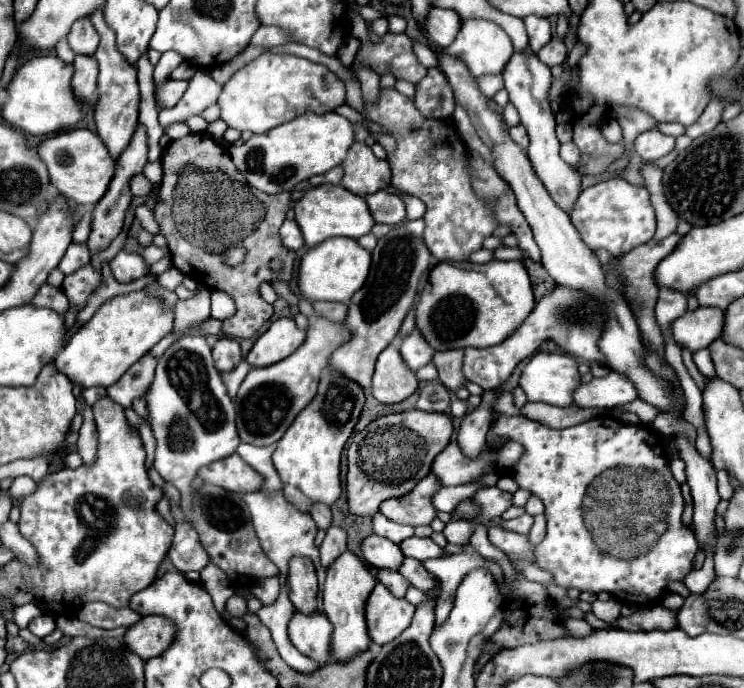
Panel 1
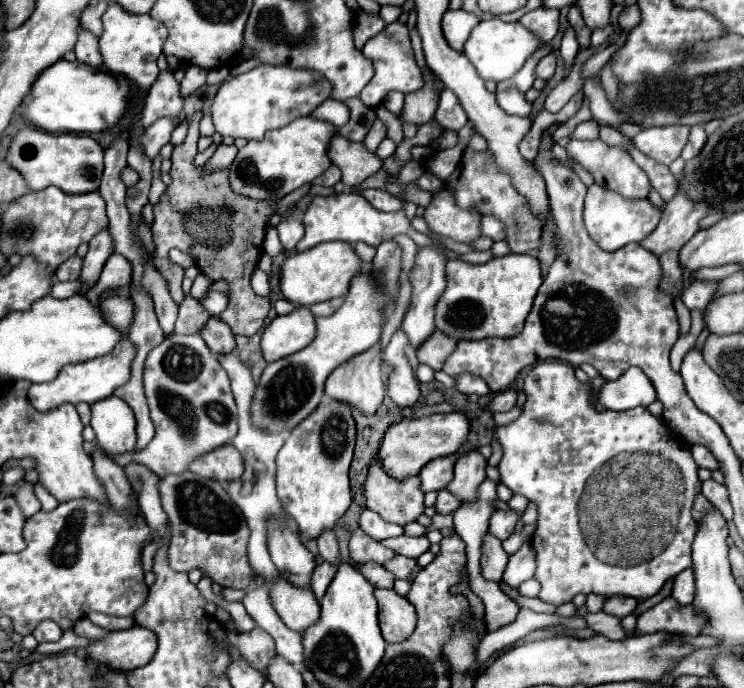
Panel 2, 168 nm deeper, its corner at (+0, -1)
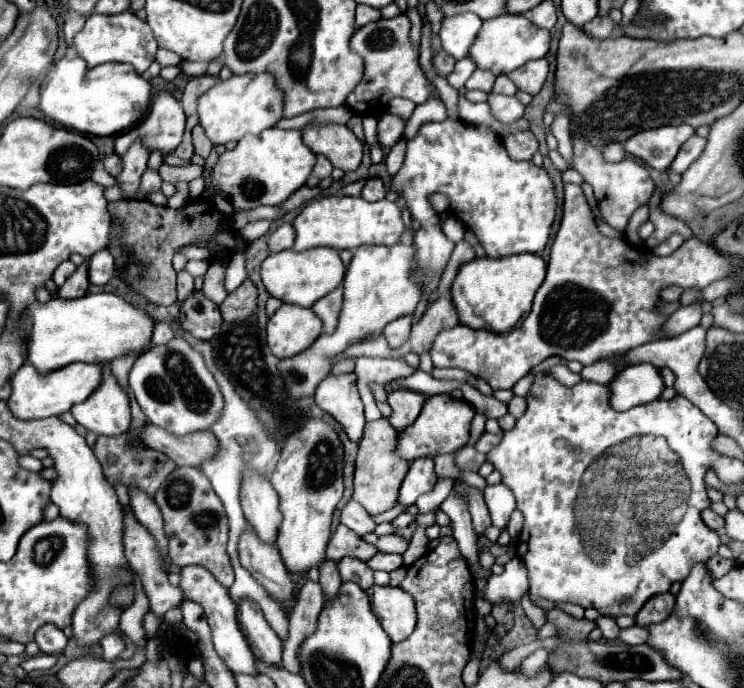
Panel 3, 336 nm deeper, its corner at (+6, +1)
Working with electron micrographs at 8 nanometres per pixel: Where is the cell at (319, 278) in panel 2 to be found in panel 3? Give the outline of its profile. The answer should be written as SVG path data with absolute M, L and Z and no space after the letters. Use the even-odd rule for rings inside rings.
M312 248L306 252L296 252L296 250L282 250L276 254L270 254L262 262L262 282L264 288L268 290L270 296L282 300L282 302L292 302L298 306L312 306L316 300L324 298L332 288L336 288L342 278L344 278L344 264L338 256L338 250L332 248Z

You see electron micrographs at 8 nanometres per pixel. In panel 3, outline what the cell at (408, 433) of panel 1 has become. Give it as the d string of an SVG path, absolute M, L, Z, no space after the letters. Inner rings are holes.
M436 394L424 402L424 408L416 422L400 432L398 436L398 456L412 462L416 458L434 458L436 454L454 454L470 438L470 424L474 418L474 408L466 400L456 400L450 394Z

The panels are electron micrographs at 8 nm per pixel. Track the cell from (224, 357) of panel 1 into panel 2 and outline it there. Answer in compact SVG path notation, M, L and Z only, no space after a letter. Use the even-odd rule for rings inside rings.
M212 318L212 322L208 322L208 326L204 326L200 336L204 338L206 346L218 356L230 354L236 348L232 330L228 330L228 326L224 326L224 322L220 322L218 318Z

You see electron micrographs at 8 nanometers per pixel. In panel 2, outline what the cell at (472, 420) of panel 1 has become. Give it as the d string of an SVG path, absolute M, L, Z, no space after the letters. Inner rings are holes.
M478 448L466 450L454 470L454 480L448 484L448 490L456 494L462 502L476 498L478 484L486 478L486 458L478 452Z

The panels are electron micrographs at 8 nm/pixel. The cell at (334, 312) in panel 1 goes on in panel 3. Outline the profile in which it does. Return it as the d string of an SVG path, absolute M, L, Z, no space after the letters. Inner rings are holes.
M342 286L334 288L330 294L326 294L324 298L320 298L312 306L312 310L322 318L324 332L326 334L332 334L336 330L338 316L340 316L340 308L342 308Z

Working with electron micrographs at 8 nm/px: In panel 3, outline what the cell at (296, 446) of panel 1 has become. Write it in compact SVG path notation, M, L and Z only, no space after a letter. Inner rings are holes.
M306 420L300 432L294 432L282 446L276 470L270 476L280 496L282 522L276 536L276 548L282 554L290 574L320 568L326 560L326 544L330 538L330 522L336 504L342 498L342 442L334 428L324 420Z

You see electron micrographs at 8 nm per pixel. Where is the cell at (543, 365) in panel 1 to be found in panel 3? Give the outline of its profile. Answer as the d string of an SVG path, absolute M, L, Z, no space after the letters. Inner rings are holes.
M540 372L536 374L536 380L526 396L528 408L524 412L524 416L520 420L516 420L516 426L508 432L504 432L502 442L488 452L488 462L494 464L494 468L502 474L502 484L506 484L516 498L516 508L522 512L524 516L524 528L520 532L518 538L518 550L516 554L524 560L526 568L528 568L528 578L530 578L530 598L546 598L546 600L560 600L560 602L572 602L578 604L582 608L596 608L602 616L610 616L610 618L618 618L618 616L636 616L638 610L644 606L646 600L650 600L656 594L664 594L670 590L670 586L674 582L682 582L688 572L692 570L694 564L698 562L708 562L720 546L720 538L716 532L712 532L700 518L700 512L704 508L710 506L708 494L706 494L706 484L704 484L704 474L706 468L714 466L716 458L720 456L714 448L712 448L712 440L716 438L716 426L712 420L708 420L692 402L688 402L684 396L674 396L672 402L668 400L656 400L650 402L646 406L636 406L632 410L626 412L618 412L610 406L610 388L608 386L600 386L594 382L578 382L576 386L562 386L558 380L552 378L550 372ZM598 458L604 460L602 464L602 474L606 474L608 470L608 478L598 478L598 488L596 488L596 520L576 520L576 498L582 486L582 476L586 472L586 468Z

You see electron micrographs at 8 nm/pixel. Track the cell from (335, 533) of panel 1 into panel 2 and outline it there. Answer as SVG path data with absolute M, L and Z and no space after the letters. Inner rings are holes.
M322 562L322 564L318 564L316 566L316 570L314 570L314 574L312 574L312 592L316 594L316 598L320 600L322 596L324 596L324 592L326 592L326 588L328 588L328 584L332 582L332 578L334 578L334 574L336 574L336 568L338 566L330 566L328 562Z

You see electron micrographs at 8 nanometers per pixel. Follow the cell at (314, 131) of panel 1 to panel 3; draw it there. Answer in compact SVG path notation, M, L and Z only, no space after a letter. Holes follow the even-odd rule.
M268 128L258 136L244 136L234 150L226 150L212 170L212 184L228 196L236 210L280 204L290 198L314 168L316 154L302 142L300 130Z

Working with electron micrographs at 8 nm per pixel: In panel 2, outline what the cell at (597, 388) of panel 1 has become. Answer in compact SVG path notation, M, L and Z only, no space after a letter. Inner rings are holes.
M630 368L614 382L604 382L598 390L598 402L608 410L630 410L648 406L656 400L656 390L642 370Z

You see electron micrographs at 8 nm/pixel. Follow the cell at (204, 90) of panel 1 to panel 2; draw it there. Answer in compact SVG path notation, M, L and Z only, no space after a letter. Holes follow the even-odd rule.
M160 118L152 126L146 128L144 138L140 138L140 140L142 140L142 146L148 154L148 158L154 158L160 152L160 148L170 140L170 134L176 126L178 126L176 118Z

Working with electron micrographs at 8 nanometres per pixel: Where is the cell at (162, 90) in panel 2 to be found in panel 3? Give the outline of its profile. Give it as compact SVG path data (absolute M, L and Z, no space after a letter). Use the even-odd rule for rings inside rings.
M164 90L154 98L148 116L138 126L116 138L114 150L118 156L122 156L136 140L140 140L146 144L146 148L150 148L150 152L160 150L164 158L182 142L184 124L186 116L182 112L182 106L172 98L170 92Z

